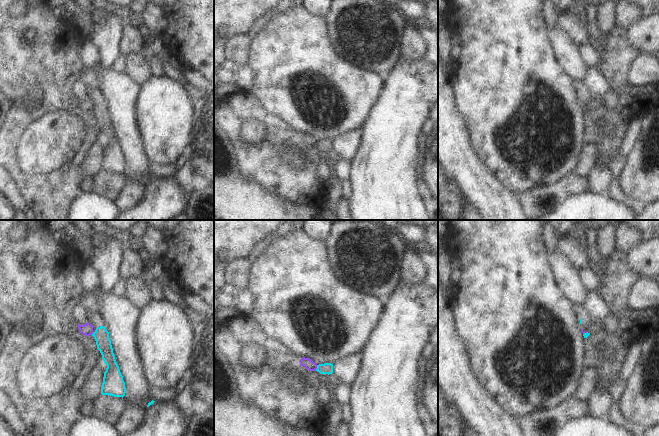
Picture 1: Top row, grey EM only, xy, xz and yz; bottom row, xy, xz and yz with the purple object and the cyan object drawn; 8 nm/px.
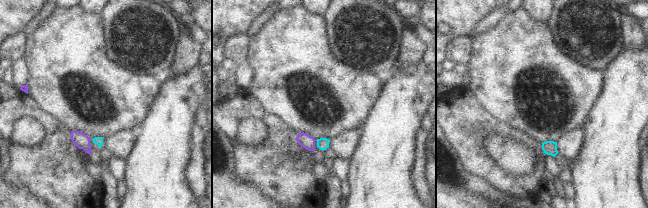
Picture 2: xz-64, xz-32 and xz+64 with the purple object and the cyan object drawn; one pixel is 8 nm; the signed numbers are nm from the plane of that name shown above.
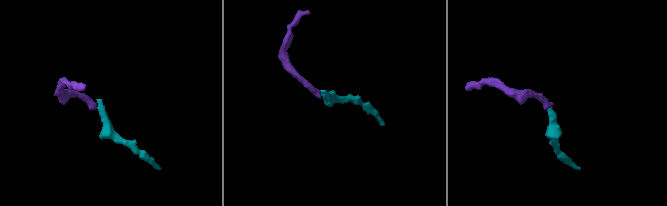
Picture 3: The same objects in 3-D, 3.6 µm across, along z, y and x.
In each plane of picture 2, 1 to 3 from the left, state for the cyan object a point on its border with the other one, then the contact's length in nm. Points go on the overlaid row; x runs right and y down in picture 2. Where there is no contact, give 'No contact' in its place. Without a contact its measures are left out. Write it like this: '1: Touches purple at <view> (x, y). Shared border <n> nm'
1: No contact
2: No contact
3: No contact.

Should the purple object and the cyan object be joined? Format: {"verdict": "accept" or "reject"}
{"verdict": "reject"}

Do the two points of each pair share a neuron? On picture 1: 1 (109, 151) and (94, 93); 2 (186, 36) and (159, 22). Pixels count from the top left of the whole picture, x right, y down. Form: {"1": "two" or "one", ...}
{"1": "one", "2": "two"}

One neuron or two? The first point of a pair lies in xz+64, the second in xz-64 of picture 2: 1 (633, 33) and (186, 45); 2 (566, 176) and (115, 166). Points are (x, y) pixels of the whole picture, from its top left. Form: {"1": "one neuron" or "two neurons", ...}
{"1": "one neuron", "2": "one neuron"}

